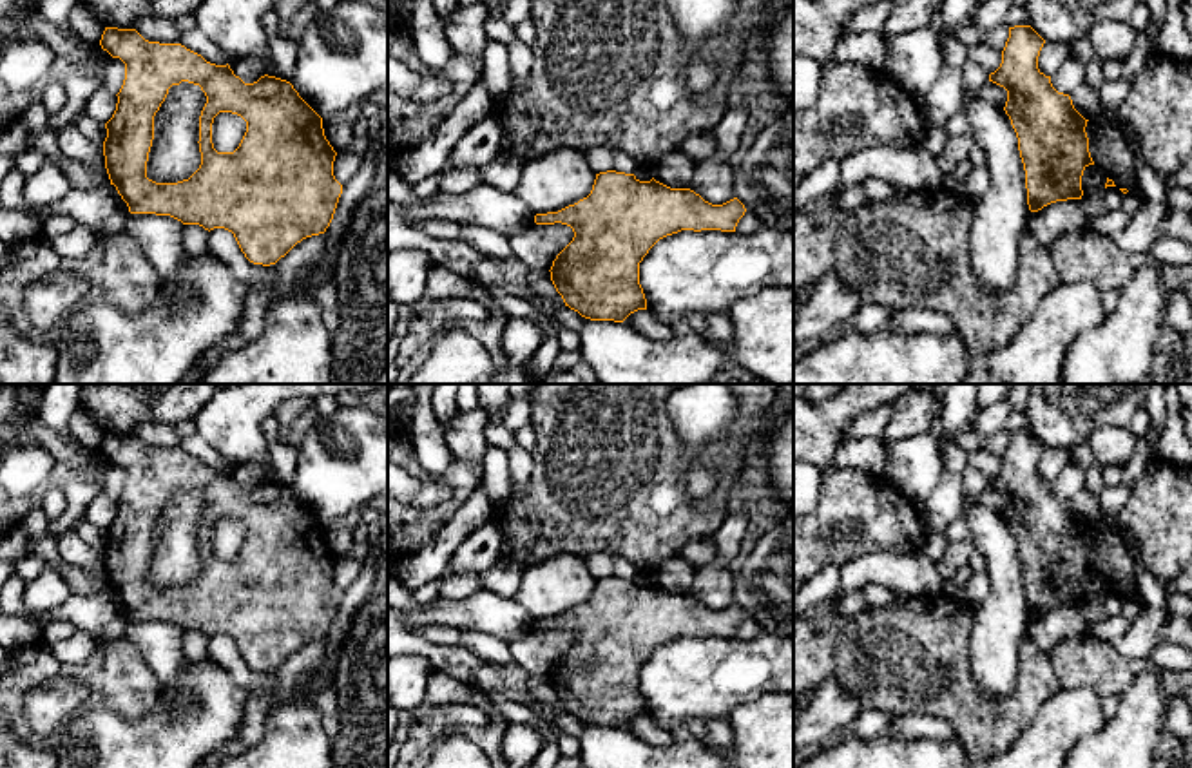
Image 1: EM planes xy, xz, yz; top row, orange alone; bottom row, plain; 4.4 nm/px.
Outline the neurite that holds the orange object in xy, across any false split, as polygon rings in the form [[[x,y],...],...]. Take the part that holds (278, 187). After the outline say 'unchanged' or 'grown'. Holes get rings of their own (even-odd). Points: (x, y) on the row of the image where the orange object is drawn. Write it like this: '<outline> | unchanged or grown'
[[[105,27],[100,45],[125,63],[116,110],[105,123],[103,156],[111,185],[130,214],[170,216],[208,232],[225,228],[234,234],[245,257],[263,266],[275,264],[303,239],[326,232],[342,194],[342,185],[333,176],[337,152],[324,136],[322,118],[290,82],[264,74],[245,83],[228,63],[210,63],[181,43],[149,42],[136,29]],[[181,82],[199,85],[207,96],[199,116],[201,165],[188,179],[156,183],[147,178],[154,116],[168,89]],[[219,112],[246,121],[246,132],[234,152],[214,149],[212,123]]] | unchanged

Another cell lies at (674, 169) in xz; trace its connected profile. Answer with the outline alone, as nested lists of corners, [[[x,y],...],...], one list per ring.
[[[674,150],[658,159],[652,178],[670,188],[688,188],[694,165],[681,150]]]

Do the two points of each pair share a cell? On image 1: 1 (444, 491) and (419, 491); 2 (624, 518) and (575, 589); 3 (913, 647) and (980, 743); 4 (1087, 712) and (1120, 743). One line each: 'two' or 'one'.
1: one
2: two
3: one
4: two

